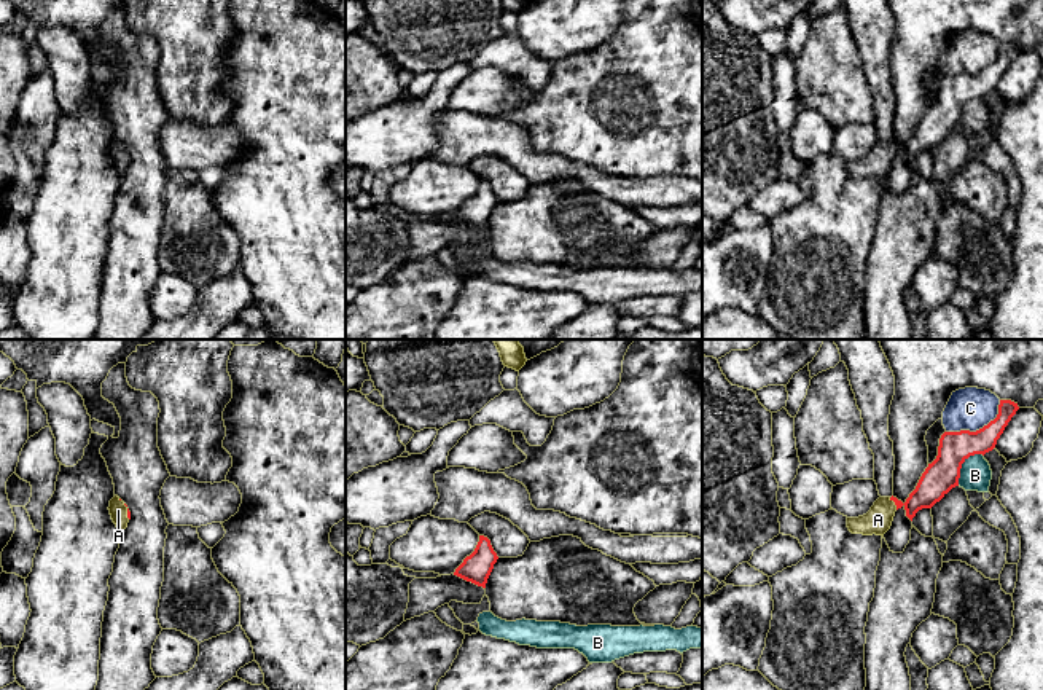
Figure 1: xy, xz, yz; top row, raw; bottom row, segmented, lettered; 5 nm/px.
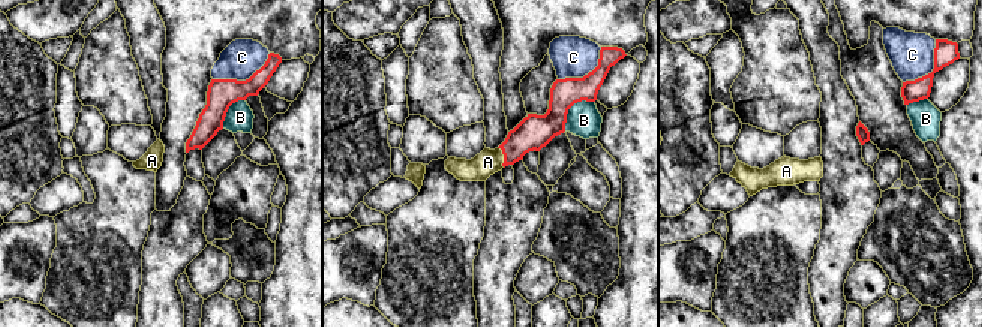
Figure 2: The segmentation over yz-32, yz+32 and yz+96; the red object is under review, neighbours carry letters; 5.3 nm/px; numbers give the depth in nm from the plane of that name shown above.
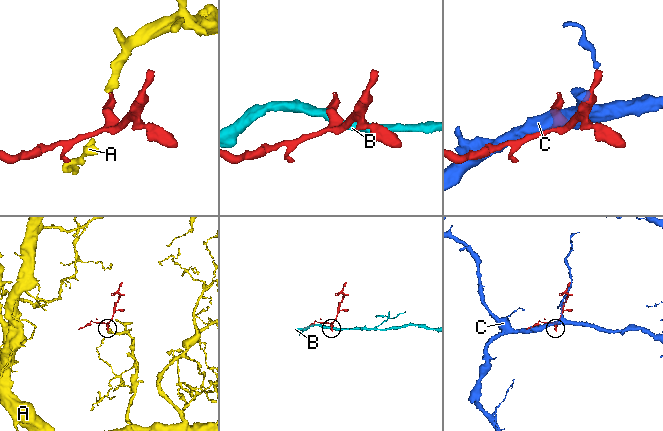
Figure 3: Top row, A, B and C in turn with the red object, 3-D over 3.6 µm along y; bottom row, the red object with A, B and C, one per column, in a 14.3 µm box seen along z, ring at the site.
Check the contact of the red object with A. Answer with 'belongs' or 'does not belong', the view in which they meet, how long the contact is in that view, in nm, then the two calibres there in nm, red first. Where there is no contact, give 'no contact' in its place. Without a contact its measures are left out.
belongs | yz | 80 nm | 160/140 nm

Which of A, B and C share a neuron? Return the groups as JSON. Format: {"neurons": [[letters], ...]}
{"neurons": [["A"], ["B"], ["C"]]}

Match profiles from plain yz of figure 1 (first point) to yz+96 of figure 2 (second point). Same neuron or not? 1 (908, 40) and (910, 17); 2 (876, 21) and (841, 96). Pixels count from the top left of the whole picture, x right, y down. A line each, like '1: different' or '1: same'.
1: same
2: same

